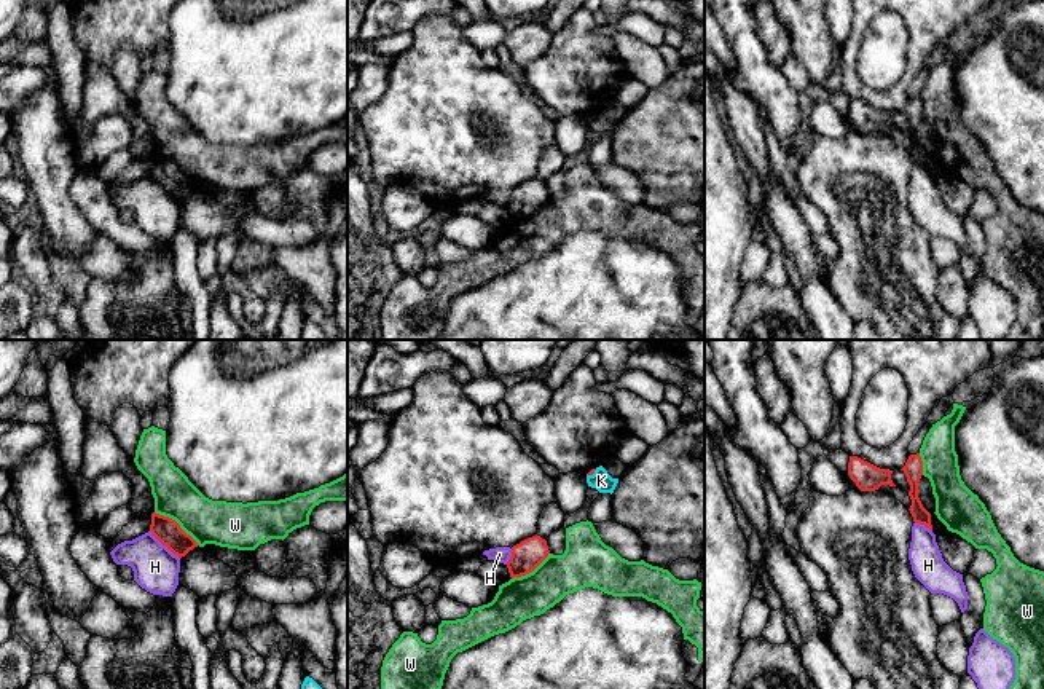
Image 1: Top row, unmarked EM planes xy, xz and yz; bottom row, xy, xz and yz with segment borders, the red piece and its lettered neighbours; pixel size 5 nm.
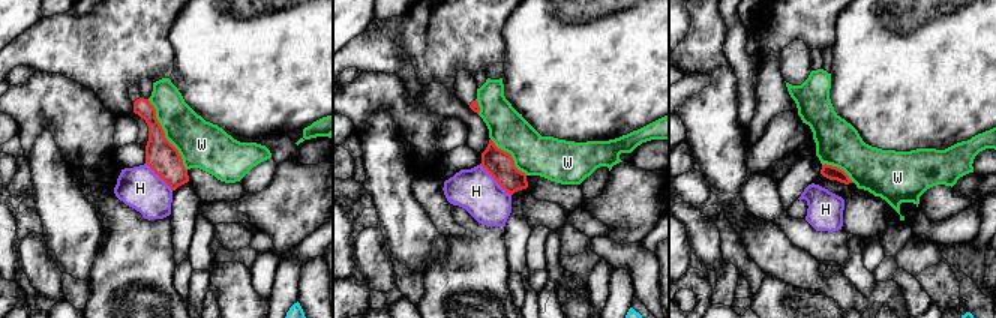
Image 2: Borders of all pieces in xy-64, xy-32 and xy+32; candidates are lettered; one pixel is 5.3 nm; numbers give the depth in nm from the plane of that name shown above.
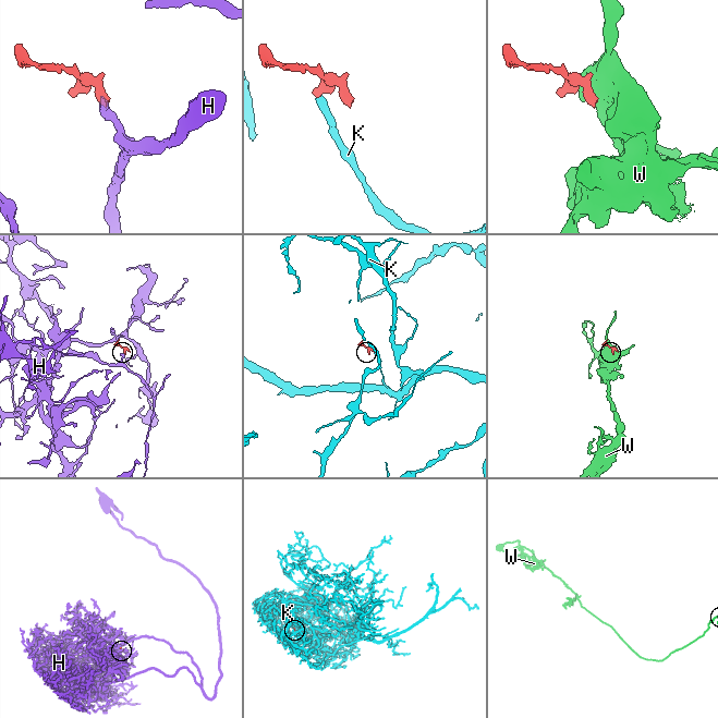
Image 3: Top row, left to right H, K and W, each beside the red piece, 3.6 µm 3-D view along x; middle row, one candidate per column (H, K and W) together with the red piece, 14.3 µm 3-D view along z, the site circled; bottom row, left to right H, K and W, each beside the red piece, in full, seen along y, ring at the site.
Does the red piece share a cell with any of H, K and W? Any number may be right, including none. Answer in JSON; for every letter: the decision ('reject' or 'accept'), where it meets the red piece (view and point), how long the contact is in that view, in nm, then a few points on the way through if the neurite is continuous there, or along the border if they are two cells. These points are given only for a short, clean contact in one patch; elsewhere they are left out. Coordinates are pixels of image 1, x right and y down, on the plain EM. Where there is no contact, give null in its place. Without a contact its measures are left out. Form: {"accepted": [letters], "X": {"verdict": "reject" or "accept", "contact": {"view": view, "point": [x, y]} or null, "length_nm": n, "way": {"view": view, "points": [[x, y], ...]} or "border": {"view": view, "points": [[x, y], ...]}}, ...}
{"accepted": [], "H": {"verdict": "reject", "contact": {"view": "xy", "point": [164, 187]}, "length_nm": 220, "border": {"view": "xy", "points": [[150, 173], [179, 201]]}}, "K": {"verdict": "reject", "contact": {"view": "xz", "point": [592, 117]}, "length_nm": 70, "border": {"view": "xz", "points": [[596, 112], [587, 118]]}}, "W": {"verdict": "reject", "contact": {"view": "xy", "point": [177, 166]}, "length_nm": 280}}

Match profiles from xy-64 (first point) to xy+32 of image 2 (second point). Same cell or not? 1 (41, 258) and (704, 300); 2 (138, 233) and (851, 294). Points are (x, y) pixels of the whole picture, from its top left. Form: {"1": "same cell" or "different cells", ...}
{"1": "different cells", "2": "different cells"}

